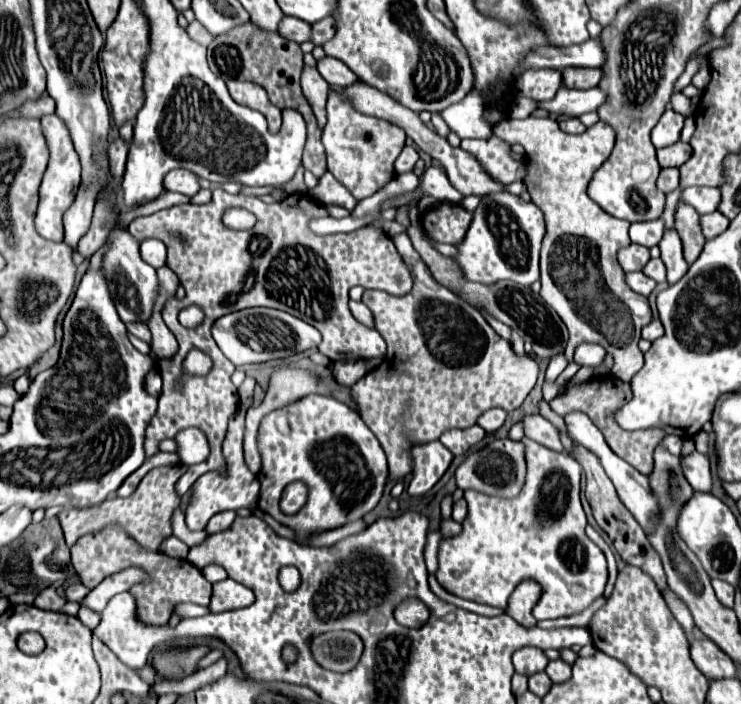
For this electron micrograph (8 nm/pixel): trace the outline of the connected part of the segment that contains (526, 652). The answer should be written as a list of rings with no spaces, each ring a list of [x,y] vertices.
[[[526,646],[526,648],[520,648],[514,652],[512,656],[512,662],[514,662],[514,670],[518,674],[526,674],[526,676],[532,676],[536,672],[542,672],[548,664],[548,658],[544,656],[544,652],[540,648],[532,648],[532,646]]]

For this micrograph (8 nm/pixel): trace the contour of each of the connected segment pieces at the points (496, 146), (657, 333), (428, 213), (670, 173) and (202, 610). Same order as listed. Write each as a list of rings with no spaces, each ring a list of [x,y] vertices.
[[[492,134],[486,140],[462,140],[460,144],[466,152],[474,154],[484,170],[504,182],[504,184],[512,184],[512,182],[522,182],[524,174],[526,174],[526,162],[524,160],[516,160],[512,156],[512,148],[508,142],[504,142],[502,138],[498,138],[496,134]]]
[[[652,320],[648,326],[642,328],[642,338],[644,338],[644,340],[654,342],[654,340],[660,338],[660,336],[664,336],[664,326],[662,326],[660,320]]]
[[[440,202],[424,210],[420,214],[420,222],[432,240],[456,246],[464,240],[464,234],[468,232],[468,226],[472,222],[472,212],[468,212],[460,204]]]
[[[664,168],[664,170],[660,172],[660,176],[658,176],[658,188],[660,188],[664,194],[672,192],[672,190],[678,188],[678,178],[680,178],[678,168]]]
[[[180,604],[180,606],[176,606],[174,612],[180,614],[182,618],[196,618],[196,616],[206,616],[206,614],[210,614],[210,608],[206,608],[206,606],[196,606],[196,604]]]

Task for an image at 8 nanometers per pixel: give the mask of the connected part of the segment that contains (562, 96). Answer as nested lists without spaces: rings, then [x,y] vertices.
[[[560,88],[556,98],[548,102],[538,102],[538,108],[546,108],[550,114],[564,114],[564,116],[580,116],[584,112],[598,110],[608,100],[606,92],[600,88],[590,90],[572,90]]]

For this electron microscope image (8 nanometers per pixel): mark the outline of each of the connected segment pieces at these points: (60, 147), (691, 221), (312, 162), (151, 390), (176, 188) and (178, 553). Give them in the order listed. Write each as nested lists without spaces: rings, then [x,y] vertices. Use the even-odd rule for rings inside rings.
[[[56,114],[42,116],[42,130],[44,130],[44,136],[48,140],[50,160],[48,160],[48,168],[46,168],[42,184],[40,184],[40,204],[38,204],[38,212],[36,212],[36,230],[46,240],[62,242],[64,240],[62,214],[74,202],[76,188],[80,184],[80,170],[82,170],[82,166],[80,166],[80,158],[78,158],[78,154],[76,154],[76,150],[72,146],[72,138],[70,138],[68,128],[64,126],[62,118],[58,118]]]
[[[680,200],[676,208],[676,230],[682,238],[686,262],[688,264],[696,262],[696,258],[700,256],[700,250],[704,248],[706,238],[700,230],[700,214],[696,214],[696,210],[692,210],[692,206],[688,206],[684,200]]]
[[[250,22],[246,26],[238,26],[236,30],[222,34],[222,36],[216,36],[212,40],[212,44],[208,46],[208,64],[210,64],[212,72],[218,74],[222,80],[228,82],[228,80],[236,78],[236,80],[260,84],[262,88],[266,88],[272,104],[276,104],[278,108],[298,110],[308,124],[308,142],[304,148],[302,164],[316,178],[320,178],[326,172],[326,154],[324,154],[324,146],[320,140],[322,128],[318,126],[316,116],[300,90],[300,74],[302,74],[304,62],[302,62],[302,50],[296,42],[290,42],[290,40],[282,38],[280,34],[272,34],[272,32],[266,34]]]
[[[150,370],[150,372],[148,372],[146,380],[144,381],[144,388],[146,388],[146,391],[153,396],[160,394],[162,388],[162,378],[157,371]]]
[[[170,170],[168,176],[164,178],[164,186],[170,192],[180,192],[186,196],[194,196],[200,190],[200,182],[196,178],[196,174],[192,174],[190,170]]]
[[[170,536],[170,538],[164,540],[162,546],[160,546],[160,552],[162,552],[162,554],[172,556],[172,558],[180,558],[180,560],[186,560],[188,550],[190,550],[190,548],[188,548],[182,540],[178,540],[176,536]]]

